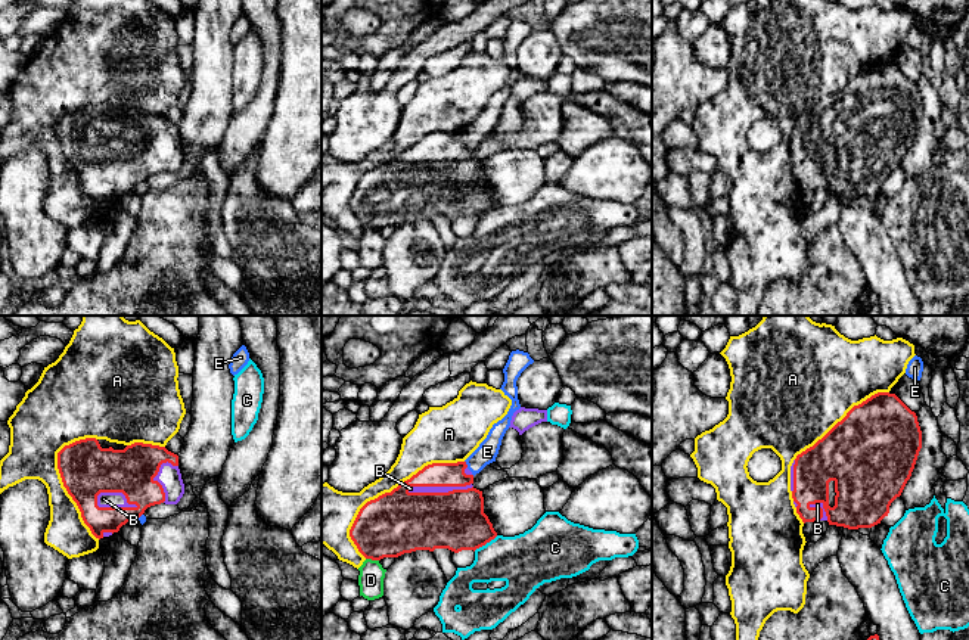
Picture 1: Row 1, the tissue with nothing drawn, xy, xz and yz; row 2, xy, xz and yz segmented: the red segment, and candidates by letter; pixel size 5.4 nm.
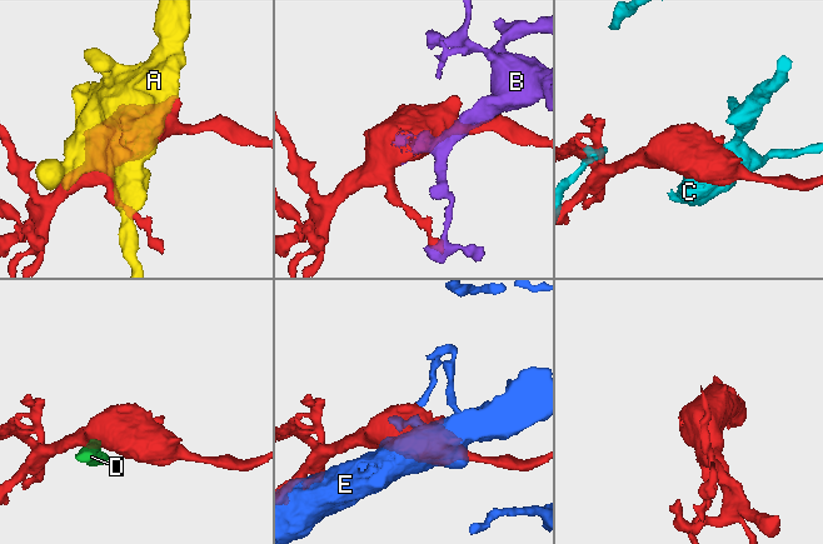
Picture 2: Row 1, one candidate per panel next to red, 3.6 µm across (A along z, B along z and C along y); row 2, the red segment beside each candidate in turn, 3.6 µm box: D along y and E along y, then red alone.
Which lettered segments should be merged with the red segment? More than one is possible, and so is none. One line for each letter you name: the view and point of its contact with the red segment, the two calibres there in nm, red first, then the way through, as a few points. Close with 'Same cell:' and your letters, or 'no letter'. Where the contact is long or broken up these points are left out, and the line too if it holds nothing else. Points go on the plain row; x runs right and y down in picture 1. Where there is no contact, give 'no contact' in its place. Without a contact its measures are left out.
B: xz (440, 162) | 320/30 nm
Same cell: B

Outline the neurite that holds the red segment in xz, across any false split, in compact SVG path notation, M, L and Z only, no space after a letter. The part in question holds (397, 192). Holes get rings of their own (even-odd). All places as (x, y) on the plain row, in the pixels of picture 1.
M466 131L428 134L391 162L367 171L360 178L350 206L358 221L372 230L398 227L416 220L475 221L494 209L497 202L484 183L482 161L472 153L473 145Z

